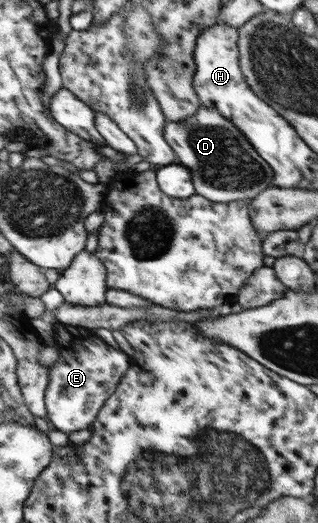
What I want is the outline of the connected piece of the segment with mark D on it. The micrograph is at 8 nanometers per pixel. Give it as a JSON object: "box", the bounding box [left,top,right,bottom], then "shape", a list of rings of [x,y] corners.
{"box":[165,105,275,203],"shape":[[[204,105],[190,117],[179,122],[167,122],[165,138],[178,155],[178,163],[192,171],[196,194],[213,203],[228,203],[252,199],[275,181],[274,169],[251,144],[243,131],[221,111]]]}

